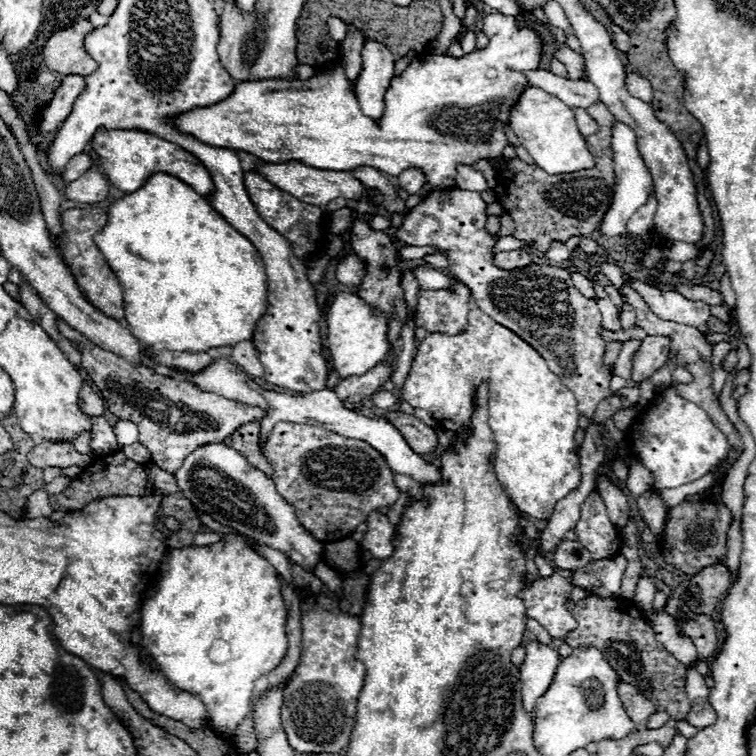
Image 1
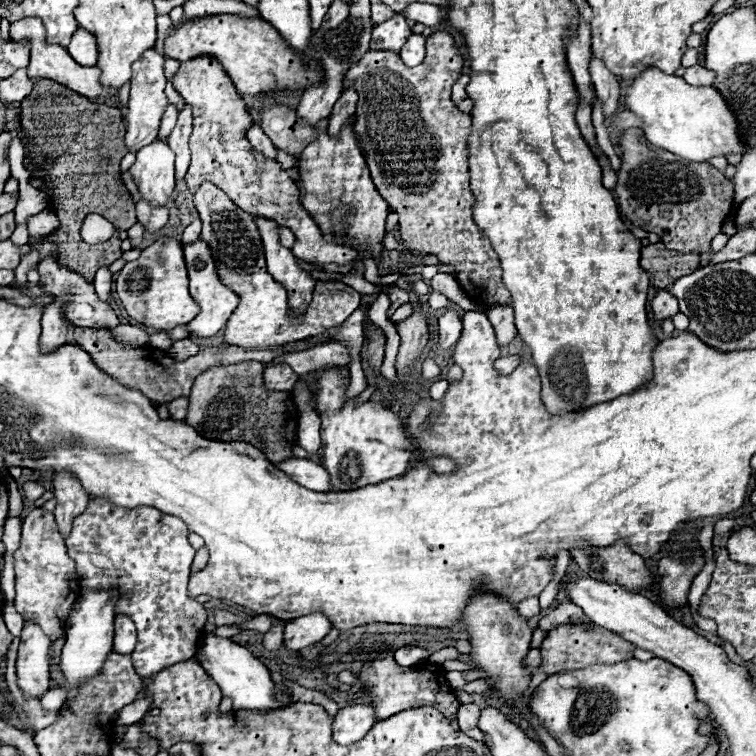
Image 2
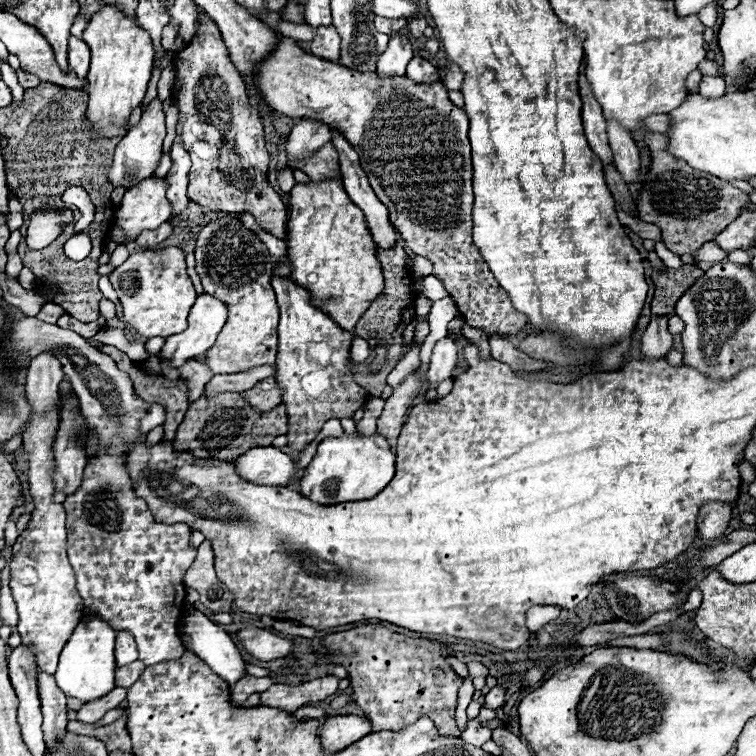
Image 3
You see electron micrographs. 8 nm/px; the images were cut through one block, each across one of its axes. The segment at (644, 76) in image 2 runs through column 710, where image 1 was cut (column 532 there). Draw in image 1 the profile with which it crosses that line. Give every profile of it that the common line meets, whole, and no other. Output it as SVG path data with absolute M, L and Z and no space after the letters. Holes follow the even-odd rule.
M532 86L530 90L526 90L526 94L522 94L522 98L518 100L518 104L510 114L510 128L518 136L520 144L530 152L536 166L540 166L548 174L568 174L576 170L588 170L594 168L596 164L584 136L578 132L572 108L568 108L556 96L540 88Z

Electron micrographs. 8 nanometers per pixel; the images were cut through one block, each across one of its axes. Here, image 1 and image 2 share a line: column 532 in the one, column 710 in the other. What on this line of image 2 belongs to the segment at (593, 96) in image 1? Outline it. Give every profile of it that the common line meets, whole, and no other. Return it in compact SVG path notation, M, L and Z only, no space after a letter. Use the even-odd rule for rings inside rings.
M692 66L686 70L684 80L692 86L712 86L716 74L712 70L706 70L704 66Z

